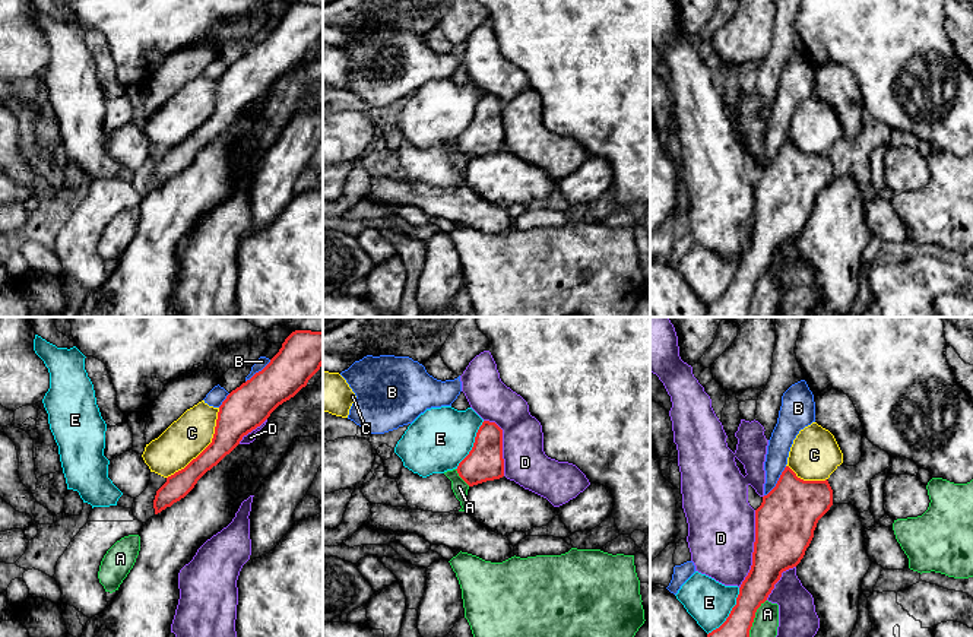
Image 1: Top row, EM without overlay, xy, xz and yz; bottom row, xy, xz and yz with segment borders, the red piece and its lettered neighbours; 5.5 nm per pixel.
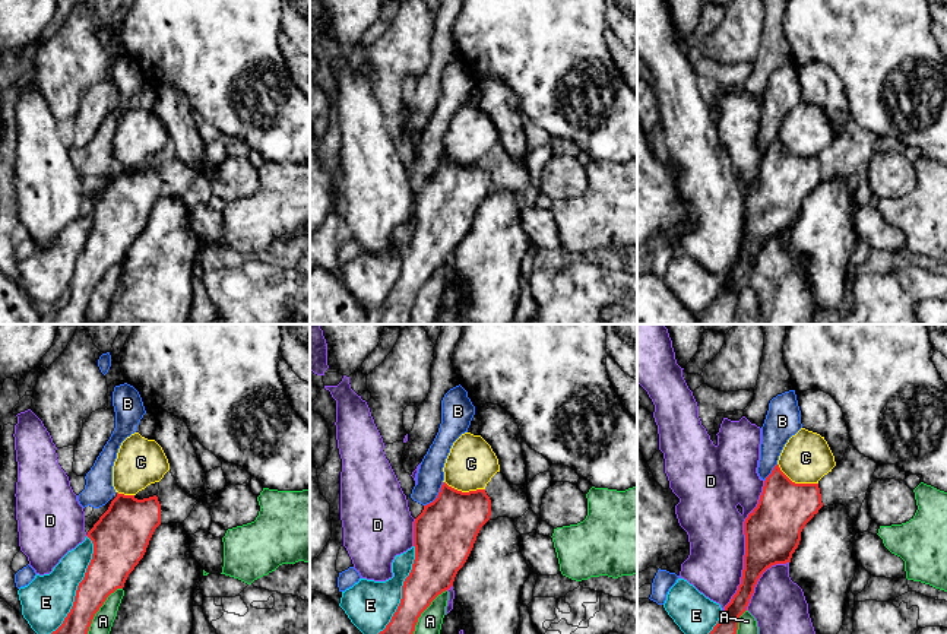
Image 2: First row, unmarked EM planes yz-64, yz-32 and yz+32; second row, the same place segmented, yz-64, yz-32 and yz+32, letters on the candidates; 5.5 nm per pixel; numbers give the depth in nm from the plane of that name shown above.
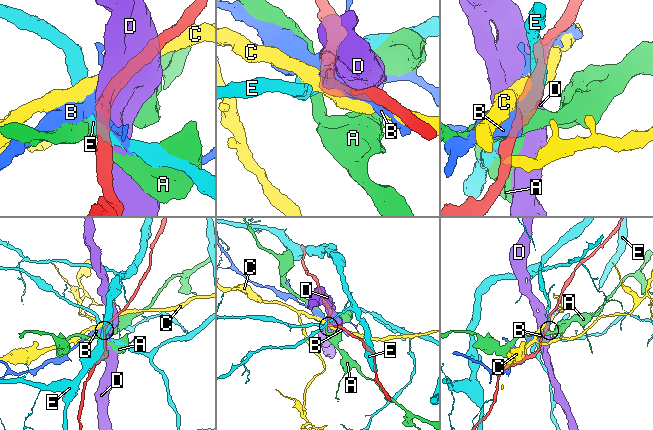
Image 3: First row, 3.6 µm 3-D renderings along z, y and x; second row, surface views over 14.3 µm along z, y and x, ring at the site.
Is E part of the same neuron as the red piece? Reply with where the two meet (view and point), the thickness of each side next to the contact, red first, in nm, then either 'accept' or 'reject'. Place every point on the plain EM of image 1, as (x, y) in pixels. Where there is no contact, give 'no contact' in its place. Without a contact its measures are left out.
meets red in yz at (731, 285); 200 nm thick on the red side, 240 nm on the other; reject

